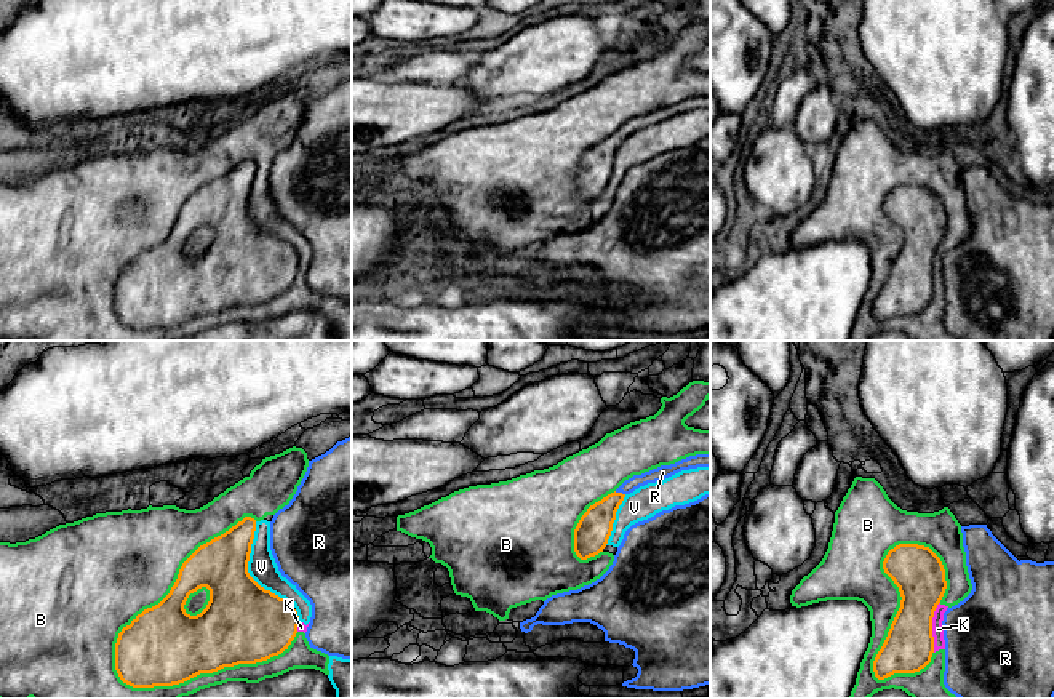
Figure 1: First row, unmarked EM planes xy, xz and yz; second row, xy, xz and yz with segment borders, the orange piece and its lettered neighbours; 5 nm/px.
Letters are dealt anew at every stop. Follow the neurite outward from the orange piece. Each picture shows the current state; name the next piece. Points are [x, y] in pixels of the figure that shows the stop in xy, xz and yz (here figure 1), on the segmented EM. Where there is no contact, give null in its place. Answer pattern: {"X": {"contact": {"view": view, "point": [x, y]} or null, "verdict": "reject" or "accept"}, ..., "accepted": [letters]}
{"B": {"contact": {"view": "xy", "point": [168, 594]}, "verdict": "reject"}, "K": {"contact": {"view": "yz", "point": [931, 627]}, "verdict": "reject"}, "R": {"contact": {"view": "xz", "point": [619, 493]}, "verdict": "accept"}, "V": {"contact": {"view": "xy", "point": [247, 567]}, "verdict": "reject"}, "accepted": ["R"]}

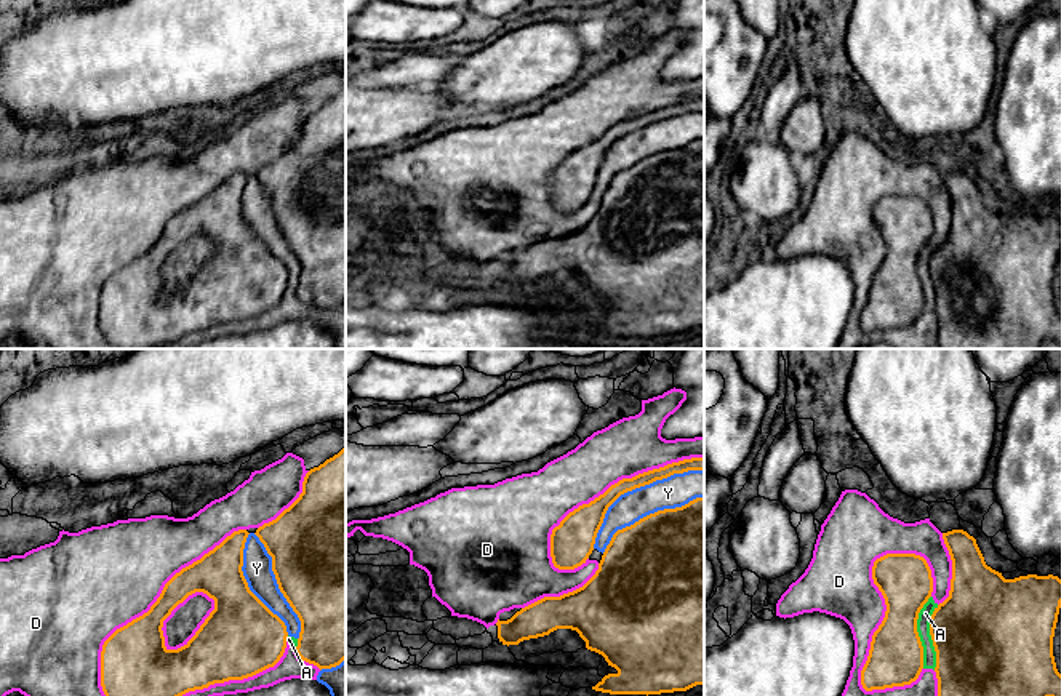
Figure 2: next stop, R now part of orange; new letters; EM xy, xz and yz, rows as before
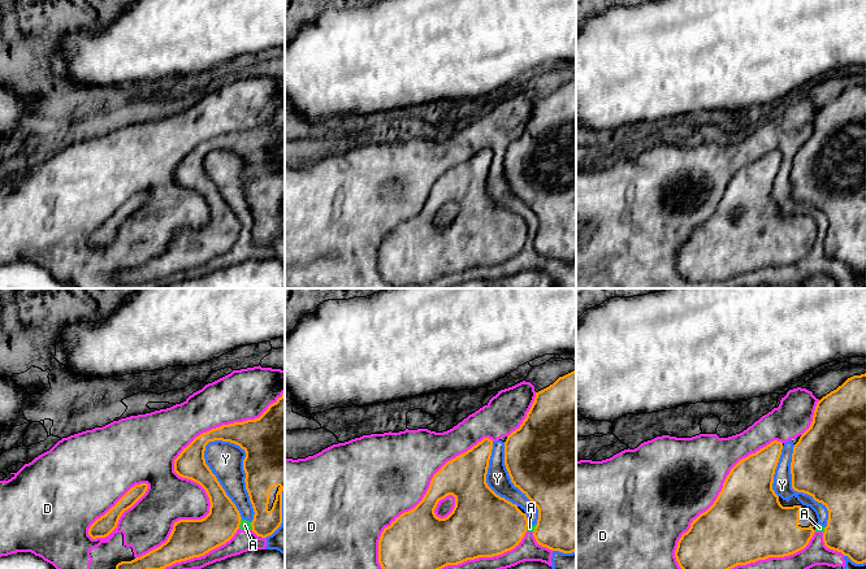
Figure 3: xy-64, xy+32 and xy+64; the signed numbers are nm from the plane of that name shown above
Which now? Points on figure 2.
{"A": {"contact": {"view": "yz", "point": [917, 632]}, "verdict": "reject"}, "D": {"contact": {"view": "yz", "point": [885, 604]}, "verdict": "reject"}, "Y": {"contact": {"view": "xz", "point": [636, 487]}, "verdict": "reject"}, "accepted": []}

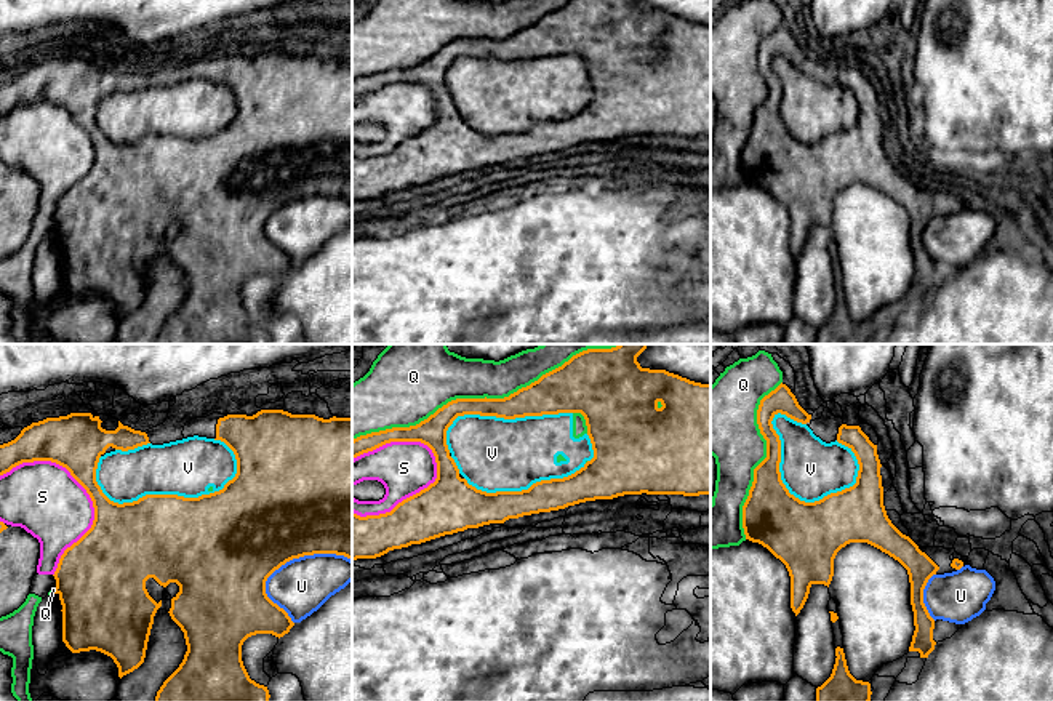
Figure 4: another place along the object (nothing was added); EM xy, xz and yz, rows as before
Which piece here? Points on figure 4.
{"Q": {"contact": {"view": "xz", "point": [485, 397]}, "verdict": "reject"}, "S": {"contact": {"view": "xz", "point": [410, 496]}, "verdict": "reject"}, "U": {"contact": {"view": "xy", "point": [301, 556]}, "verdict": "reject"}, "V": {"contact": {"view": "yz", "point": [784, 487]}, "verdict": "reject"}, "accepted": []}

